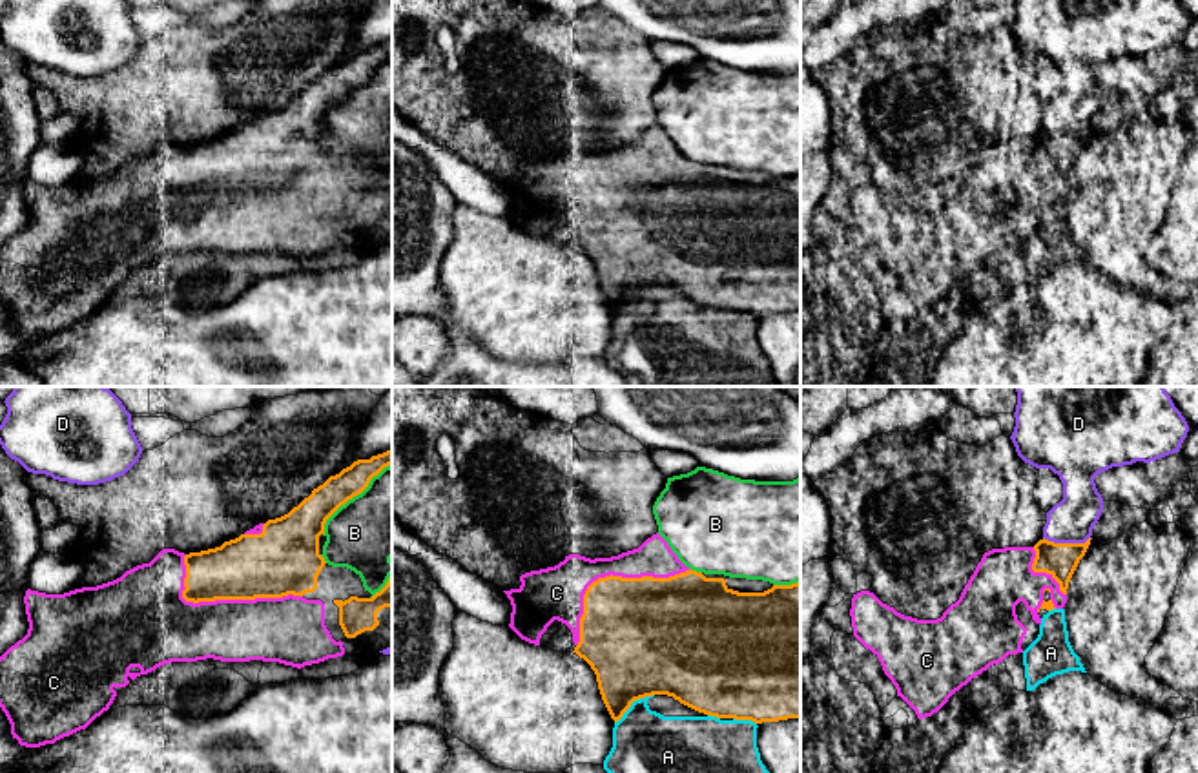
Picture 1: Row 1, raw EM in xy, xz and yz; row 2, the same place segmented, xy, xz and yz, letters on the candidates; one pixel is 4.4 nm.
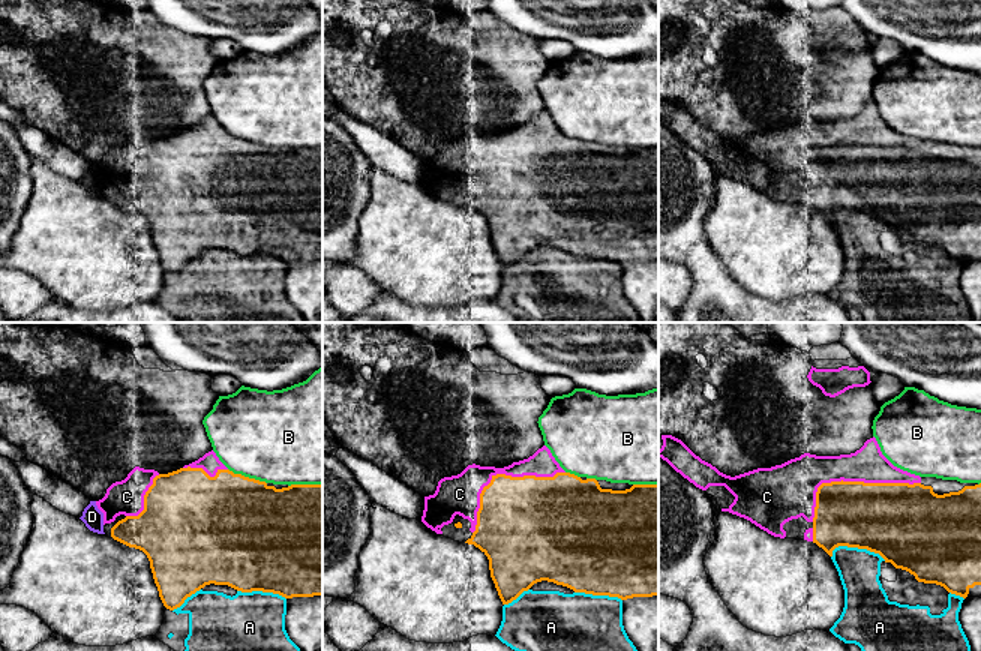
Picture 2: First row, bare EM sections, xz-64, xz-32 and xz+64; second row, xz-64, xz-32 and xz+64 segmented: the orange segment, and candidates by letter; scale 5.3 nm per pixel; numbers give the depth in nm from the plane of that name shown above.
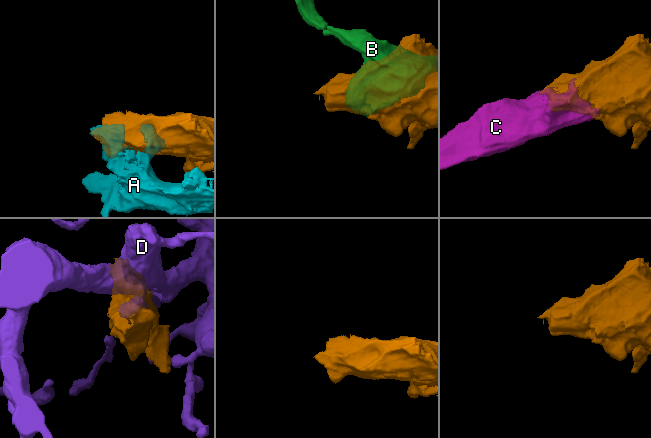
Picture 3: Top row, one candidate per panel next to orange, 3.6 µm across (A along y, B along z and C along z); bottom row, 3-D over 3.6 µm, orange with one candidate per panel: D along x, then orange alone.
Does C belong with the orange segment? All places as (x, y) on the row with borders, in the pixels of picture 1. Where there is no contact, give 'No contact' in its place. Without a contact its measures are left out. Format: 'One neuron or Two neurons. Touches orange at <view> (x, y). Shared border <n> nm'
One neuron. Touches orange at xy (223, 598). Shared border 550 nm

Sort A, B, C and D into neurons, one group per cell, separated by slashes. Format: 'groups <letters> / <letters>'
groups A / B / C / D

